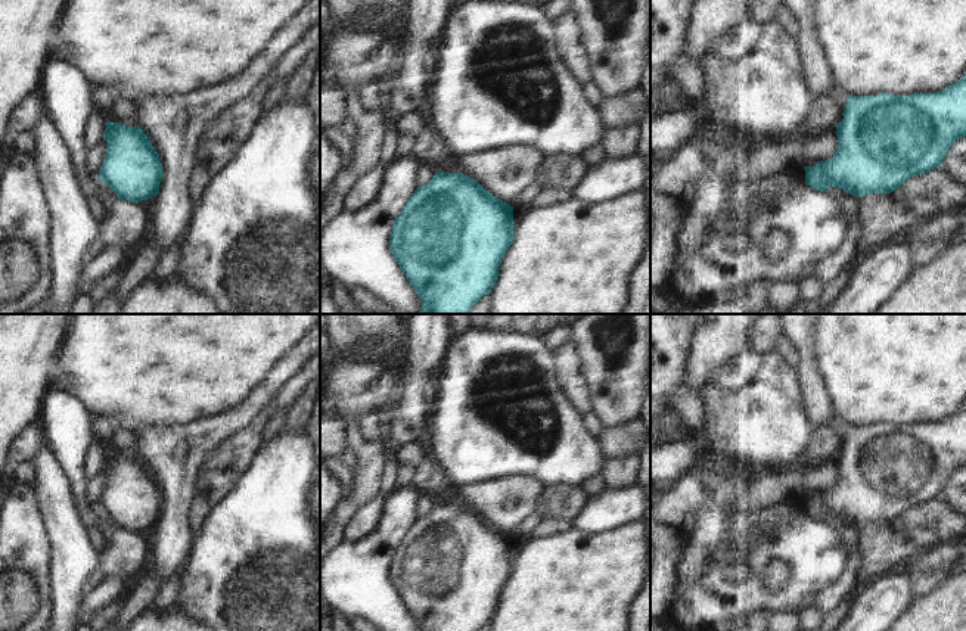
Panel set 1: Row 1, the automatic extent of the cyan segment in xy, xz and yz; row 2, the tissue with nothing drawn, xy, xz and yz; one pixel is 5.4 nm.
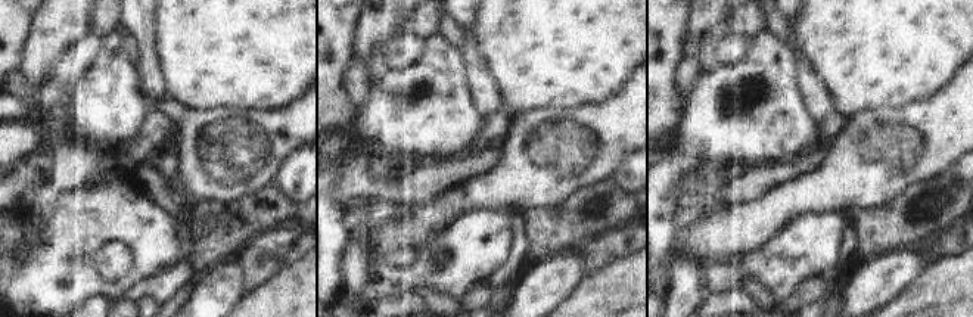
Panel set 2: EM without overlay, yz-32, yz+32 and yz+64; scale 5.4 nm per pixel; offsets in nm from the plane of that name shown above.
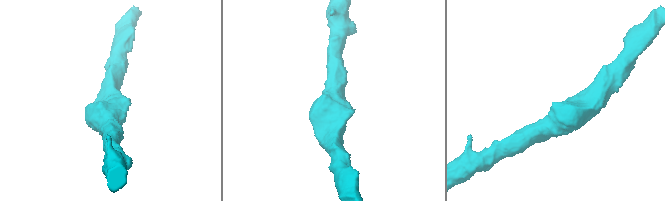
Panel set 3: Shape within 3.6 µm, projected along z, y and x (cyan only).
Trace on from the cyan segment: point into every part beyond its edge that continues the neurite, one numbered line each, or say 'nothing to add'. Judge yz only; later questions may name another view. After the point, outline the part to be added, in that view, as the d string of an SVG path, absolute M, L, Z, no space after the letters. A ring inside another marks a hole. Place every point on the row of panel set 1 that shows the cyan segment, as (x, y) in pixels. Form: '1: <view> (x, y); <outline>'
1: yz (838, 95); M835 87L829 96L839 105L841 111L844 112L845 106L847 106L847 100L848 100L848 94L839 88L839 87Z

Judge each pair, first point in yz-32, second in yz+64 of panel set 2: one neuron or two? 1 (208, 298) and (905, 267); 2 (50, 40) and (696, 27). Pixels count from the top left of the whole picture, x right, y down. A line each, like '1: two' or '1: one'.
1: one
2: one

